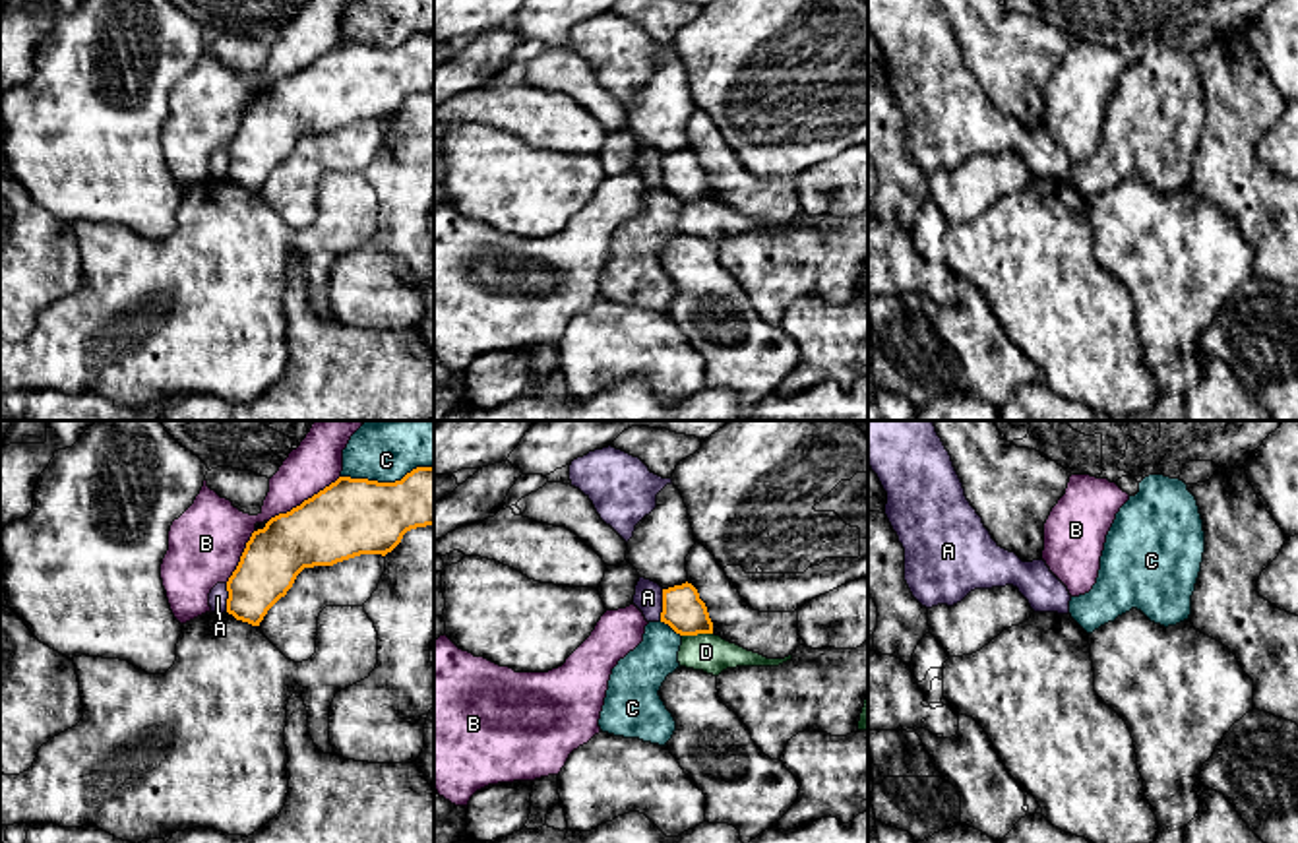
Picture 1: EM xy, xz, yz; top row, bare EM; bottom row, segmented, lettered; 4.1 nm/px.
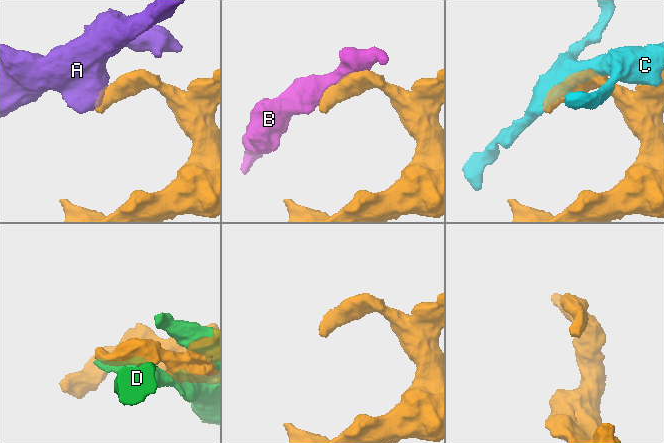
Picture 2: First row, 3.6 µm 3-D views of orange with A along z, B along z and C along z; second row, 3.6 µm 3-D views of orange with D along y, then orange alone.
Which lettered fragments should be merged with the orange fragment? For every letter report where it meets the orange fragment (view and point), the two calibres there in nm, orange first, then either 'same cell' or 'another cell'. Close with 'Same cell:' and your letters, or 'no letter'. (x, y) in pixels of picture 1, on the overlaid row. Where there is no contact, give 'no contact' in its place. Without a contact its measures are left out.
A: xz (663, 605) | 170/120 nm | another cell
B: xy (305, 500) | 320/200 nm | another cell
C: xy (386, 483) | 320/300 nm | another cell
D: xz (696, 634) | 170/160 nm | another cell
Same cell: no letter

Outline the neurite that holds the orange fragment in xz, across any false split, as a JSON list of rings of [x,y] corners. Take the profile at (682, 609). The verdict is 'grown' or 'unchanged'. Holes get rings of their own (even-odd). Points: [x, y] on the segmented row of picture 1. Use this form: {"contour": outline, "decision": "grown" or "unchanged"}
{"contour": [[[692,583],[663,589],[661,622],[668,624],[680,636],[713,634],[705,603]]], "decision": "unchanged"}

